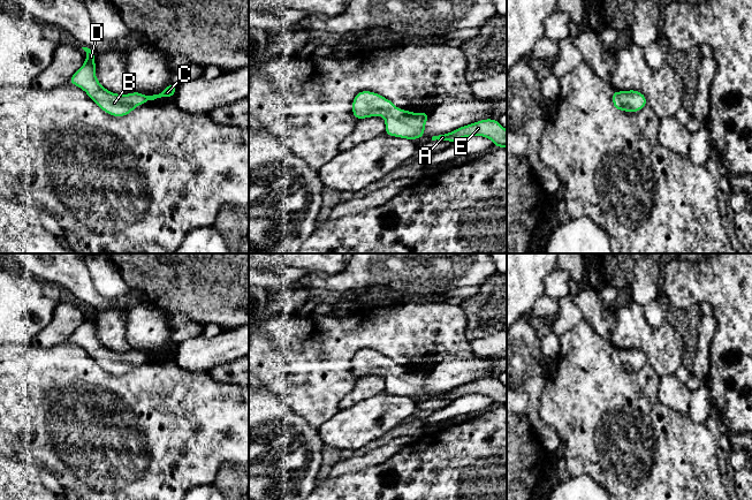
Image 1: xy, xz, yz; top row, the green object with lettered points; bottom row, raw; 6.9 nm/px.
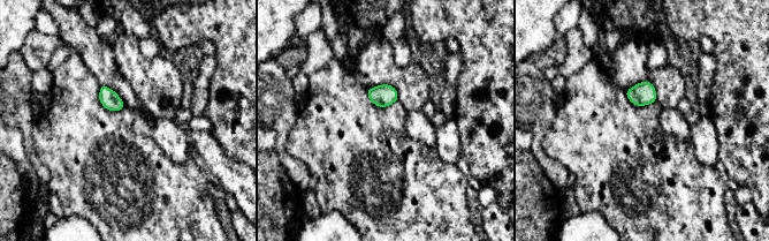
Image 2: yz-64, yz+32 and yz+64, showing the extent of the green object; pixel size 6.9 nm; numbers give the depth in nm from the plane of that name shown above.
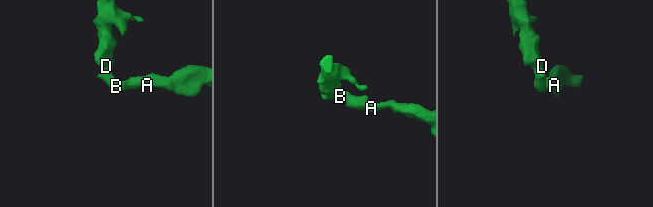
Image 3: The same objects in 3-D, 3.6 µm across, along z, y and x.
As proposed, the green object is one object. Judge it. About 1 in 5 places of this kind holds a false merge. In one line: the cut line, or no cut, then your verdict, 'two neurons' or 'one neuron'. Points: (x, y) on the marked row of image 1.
no cut; one neuron

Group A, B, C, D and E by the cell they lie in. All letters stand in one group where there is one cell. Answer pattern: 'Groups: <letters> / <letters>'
Groups: A B C D E

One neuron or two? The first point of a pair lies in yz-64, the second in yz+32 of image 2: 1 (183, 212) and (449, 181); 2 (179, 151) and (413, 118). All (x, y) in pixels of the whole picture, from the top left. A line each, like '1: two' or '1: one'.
1: one
2: one

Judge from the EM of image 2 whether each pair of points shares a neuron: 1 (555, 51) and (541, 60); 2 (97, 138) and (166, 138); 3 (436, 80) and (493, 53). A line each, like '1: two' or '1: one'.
1: one
2: two
3: two

